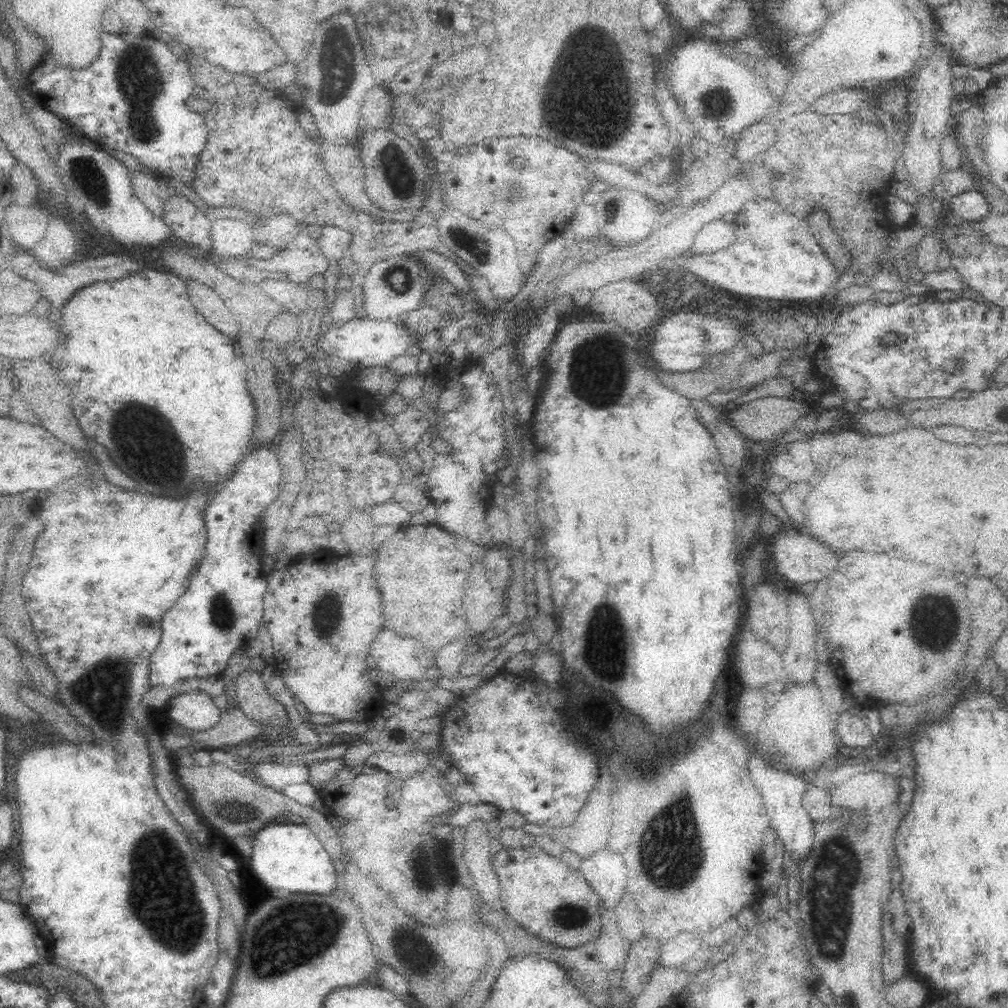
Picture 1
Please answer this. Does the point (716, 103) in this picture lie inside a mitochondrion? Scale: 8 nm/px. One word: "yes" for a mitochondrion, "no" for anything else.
yes

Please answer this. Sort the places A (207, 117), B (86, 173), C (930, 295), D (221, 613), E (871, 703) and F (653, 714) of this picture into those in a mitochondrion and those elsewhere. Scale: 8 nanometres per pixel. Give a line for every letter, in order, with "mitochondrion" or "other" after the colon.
A: other
B: mitochondrion
C: other
D: mitochondrion
E: other
F: mitochondrion

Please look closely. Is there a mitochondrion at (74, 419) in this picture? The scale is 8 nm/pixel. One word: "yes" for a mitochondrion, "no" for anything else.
no

